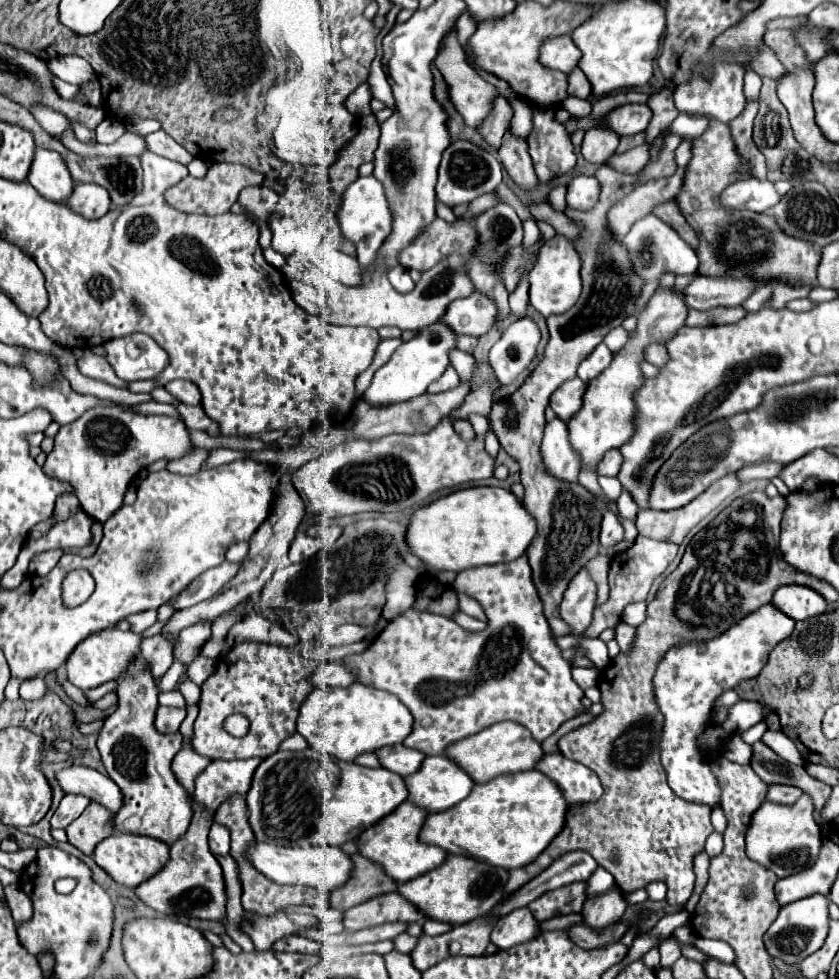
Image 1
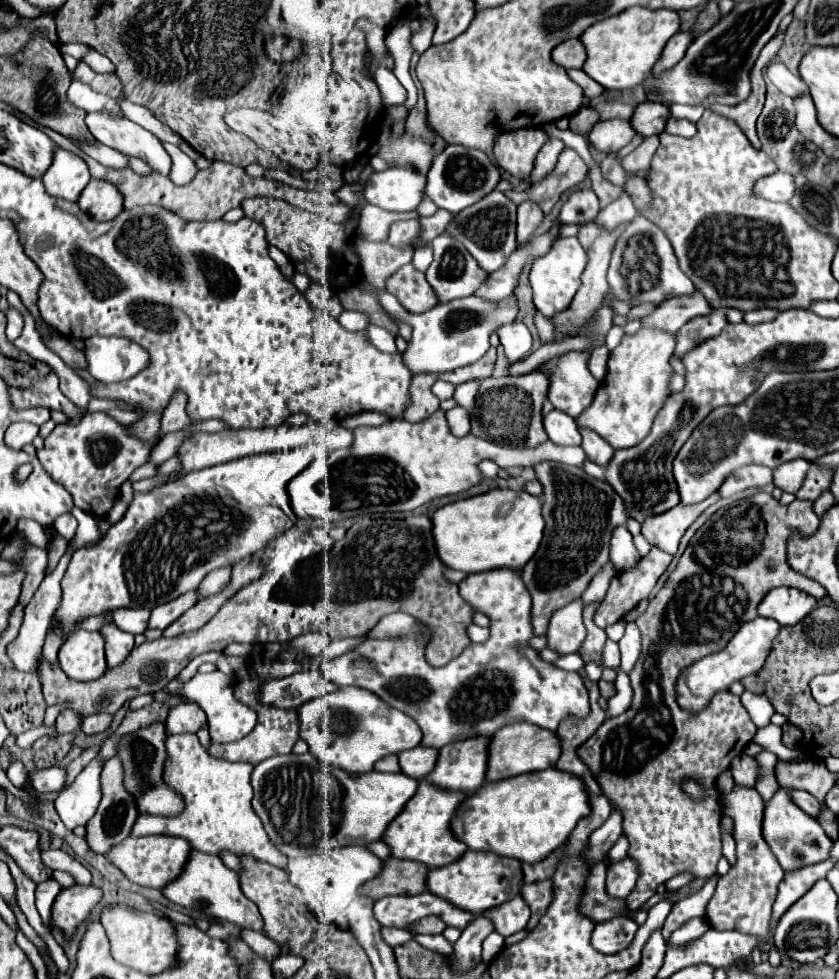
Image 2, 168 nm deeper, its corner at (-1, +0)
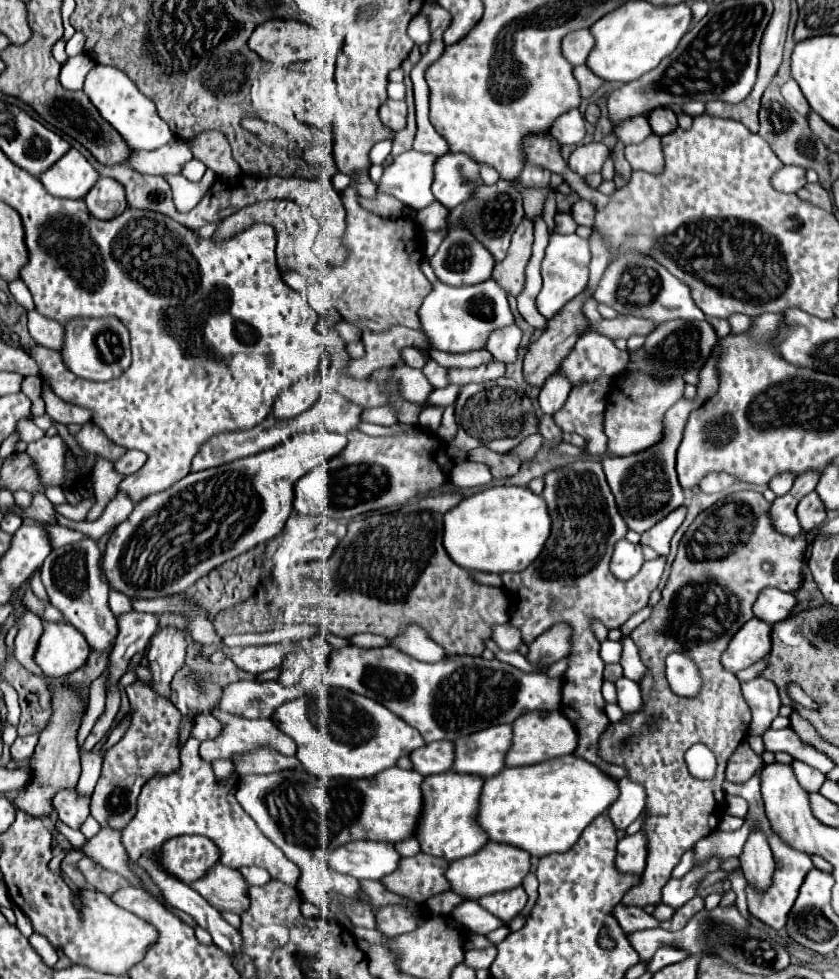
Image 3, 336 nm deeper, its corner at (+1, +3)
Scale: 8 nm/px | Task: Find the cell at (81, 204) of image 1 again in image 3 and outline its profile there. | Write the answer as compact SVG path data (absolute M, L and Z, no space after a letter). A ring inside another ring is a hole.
M104 177L98 179L98 183L90 189L84 201L88 205L88 211L96 219L114 219L128 207L122 185L118 185L118 181L114 179Z

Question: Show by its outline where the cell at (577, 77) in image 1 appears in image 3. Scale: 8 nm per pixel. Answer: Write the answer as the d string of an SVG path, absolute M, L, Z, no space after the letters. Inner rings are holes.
M580 65L580 67L574 67L574 77L578 79L580 83L580 89L582 89L582 97L590 97L604 81L594 75L586 65Z

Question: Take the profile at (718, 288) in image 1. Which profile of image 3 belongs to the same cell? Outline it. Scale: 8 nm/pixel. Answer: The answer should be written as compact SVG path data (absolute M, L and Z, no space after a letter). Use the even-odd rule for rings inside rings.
M618 315L616 319L600 319L592 325L592 331L602 333L610 339L628 339L630 335L648 335L652 329L656 327L656 323L652 321L644 321L638 317L626 317L626 315Z

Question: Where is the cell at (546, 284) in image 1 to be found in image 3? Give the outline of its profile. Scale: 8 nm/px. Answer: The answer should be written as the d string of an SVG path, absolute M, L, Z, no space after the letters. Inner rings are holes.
M550 233L550 241L546 247L546 255L542 261L542 291L536 297L536 307L540 309L542 317L550 319L554 317L568 301L572 301L576 295L580 295L586 289L588 283L588 265L590 265L590 245L586 239L580 239L576 233L572 235L560 235Z

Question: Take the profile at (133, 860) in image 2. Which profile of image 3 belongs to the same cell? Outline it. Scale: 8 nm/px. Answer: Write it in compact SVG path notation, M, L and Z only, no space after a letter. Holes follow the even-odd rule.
M182 835L160 847L162 865L184 883L192 883L206 875L218 863L218 847L200 835Z

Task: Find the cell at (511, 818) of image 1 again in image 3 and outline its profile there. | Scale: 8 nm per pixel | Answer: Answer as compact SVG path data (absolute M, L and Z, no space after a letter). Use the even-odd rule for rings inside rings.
M564 755L550 759L546 763L526 765L526 767L504 767L498 775L488 777L482 789L480 797L480 811L478 811L478 823L488 833L492 841L498 843L510 843L514 847L526 849L532 857L544 857L550 853L564 853L568 851L582 831L598 817L602 815L616 799L618 799L618 781L612 777L606 777L596 765L590 765L588 761L582 761L574 755Z

